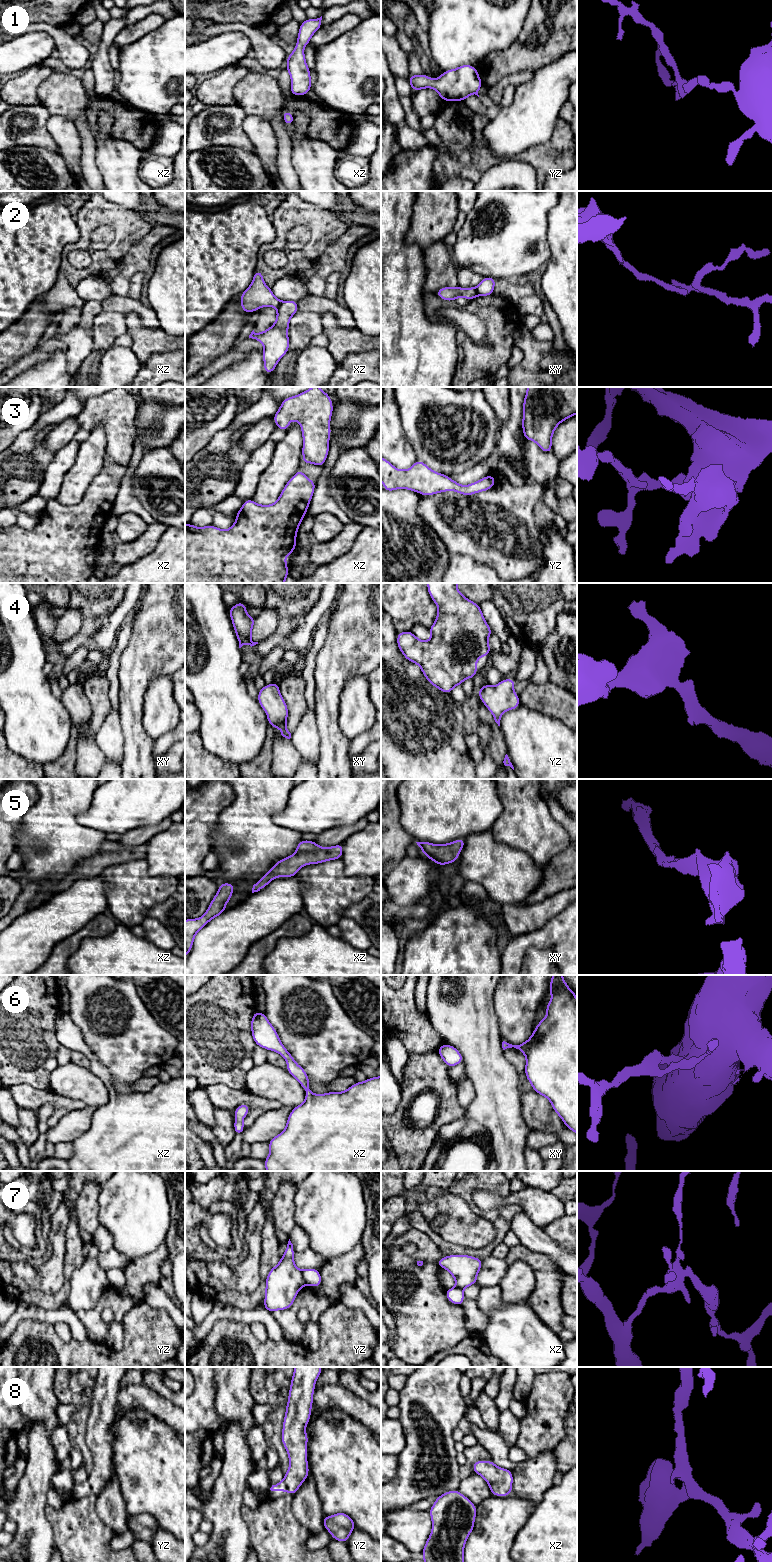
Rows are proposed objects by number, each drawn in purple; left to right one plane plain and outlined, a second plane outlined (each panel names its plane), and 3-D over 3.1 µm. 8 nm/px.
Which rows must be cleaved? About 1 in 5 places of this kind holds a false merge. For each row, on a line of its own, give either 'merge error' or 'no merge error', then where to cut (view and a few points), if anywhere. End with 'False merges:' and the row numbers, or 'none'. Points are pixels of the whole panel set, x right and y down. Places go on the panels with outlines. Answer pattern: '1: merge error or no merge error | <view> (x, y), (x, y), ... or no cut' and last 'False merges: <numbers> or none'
1: no merge error | no cut
2: merge error | xy (474, 288), (478, 294)
3: no merge error | no cut
4: no merge error | no cut
5: no merge error | no cut
6: no merge error | no cut
7: merge error | yz (301, 1271), (303, 1280), (306, 1283)
8: no merge error | no cut
False merges: 2, 7

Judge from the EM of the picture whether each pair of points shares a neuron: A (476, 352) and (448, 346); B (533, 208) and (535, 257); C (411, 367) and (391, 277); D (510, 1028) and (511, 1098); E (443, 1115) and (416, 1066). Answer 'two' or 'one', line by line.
A: two
B: one
C: one
D: two
E: one

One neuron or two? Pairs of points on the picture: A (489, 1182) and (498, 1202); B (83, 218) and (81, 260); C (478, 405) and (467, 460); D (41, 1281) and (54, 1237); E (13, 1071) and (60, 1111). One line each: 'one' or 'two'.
A: two
B: two
C: one
D: one
E: two

